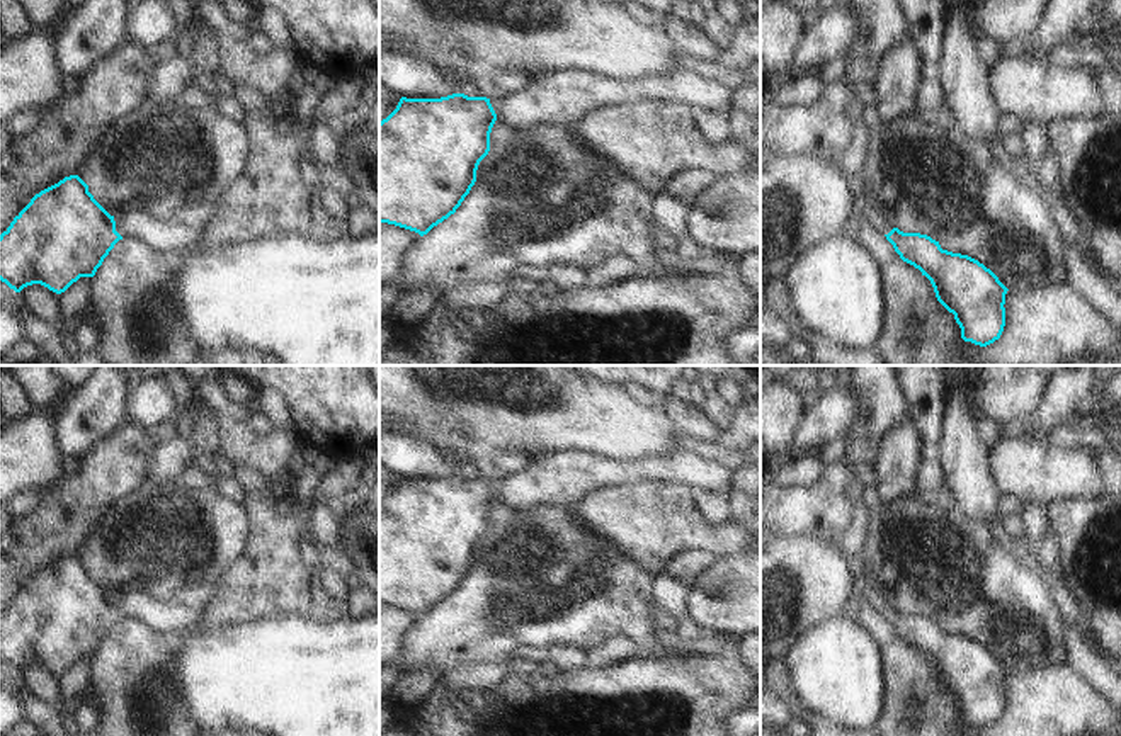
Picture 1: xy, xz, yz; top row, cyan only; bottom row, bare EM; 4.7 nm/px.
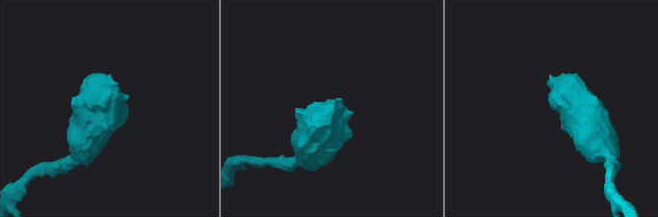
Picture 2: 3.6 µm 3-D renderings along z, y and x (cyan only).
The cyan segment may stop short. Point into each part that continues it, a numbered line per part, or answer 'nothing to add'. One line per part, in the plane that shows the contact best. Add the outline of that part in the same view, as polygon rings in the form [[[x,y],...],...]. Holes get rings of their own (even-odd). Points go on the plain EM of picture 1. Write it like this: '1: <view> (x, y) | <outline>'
1: xy (182, 609) | [[[187,580],[168,598],[145,588],[124,588],[114,597],[116,612],[155,632],[177,632],[197,624],[216,588],[216,581]]]

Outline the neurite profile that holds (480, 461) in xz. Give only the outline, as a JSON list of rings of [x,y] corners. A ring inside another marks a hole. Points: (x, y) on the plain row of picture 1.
[[[475,442],[475,445],[459,457],[459,467],[471,478],[502,478],[509,476],[521,464],[517,456],[495,452],[492,445]]]

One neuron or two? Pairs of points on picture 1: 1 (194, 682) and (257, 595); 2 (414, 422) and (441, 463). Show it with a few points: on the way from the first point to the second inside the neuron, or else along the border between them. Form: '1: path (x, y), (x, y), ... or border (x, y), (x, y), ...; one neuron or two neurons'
1: border (274, 616), (206, 629), (194, 626); two neurons
2: border (402, 432), (422, 435), (455, 458); two neurons

